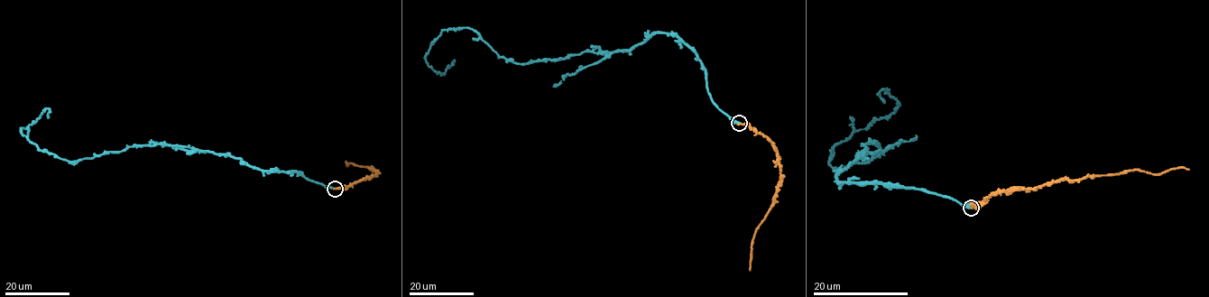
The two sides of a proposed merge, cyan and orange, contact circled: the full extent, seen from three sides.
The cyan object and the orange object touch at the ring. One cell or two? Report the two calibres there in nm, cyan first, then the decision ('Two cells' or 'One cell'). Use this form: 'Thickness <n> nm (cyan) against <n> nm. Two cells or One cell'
Thickness 420 nm (cyan) against 340 nm. One cell

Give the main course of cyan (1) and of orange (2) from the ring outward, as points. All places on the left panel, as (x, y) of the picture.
1: (335, 188), (186, 146), (127, 146), (70, 162), (42, 152), (22, 133), (47, 108), (48, 118)
2: (335, 188), (349, 186), (376, 173), (370, 167), (353, 163), (347, 165), (346, 162)

